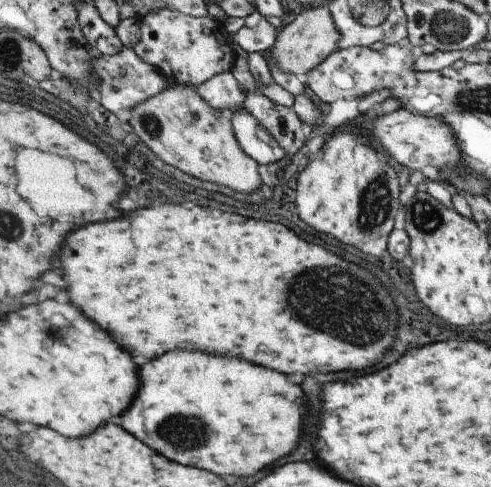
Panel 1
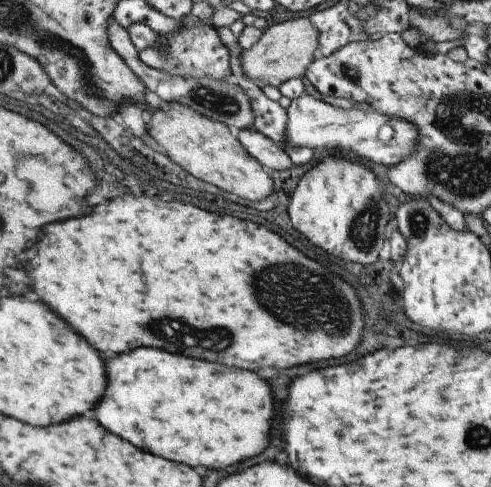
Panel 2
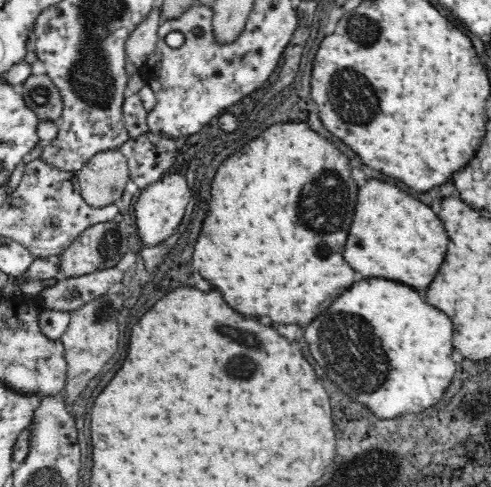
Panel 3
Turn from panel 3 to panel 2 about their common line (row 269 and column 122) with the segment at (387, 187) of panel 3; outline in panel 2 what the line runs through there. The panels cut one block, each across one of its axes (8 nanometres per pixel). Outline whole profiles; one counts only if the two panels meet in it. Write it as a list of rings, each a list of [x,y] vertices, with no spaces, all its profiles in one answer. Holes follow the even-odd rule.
[[[135,348],[127,354],[105,358],[103,366],[107,370],[107,386],[99,402],[93,406],[95,420],[111,434],[131,442],[135,448],[191,468],[225,468],[265,450],[271,418],[269,388],[253,372],[249,374],[247,370],[183,358],[155,348]]]

